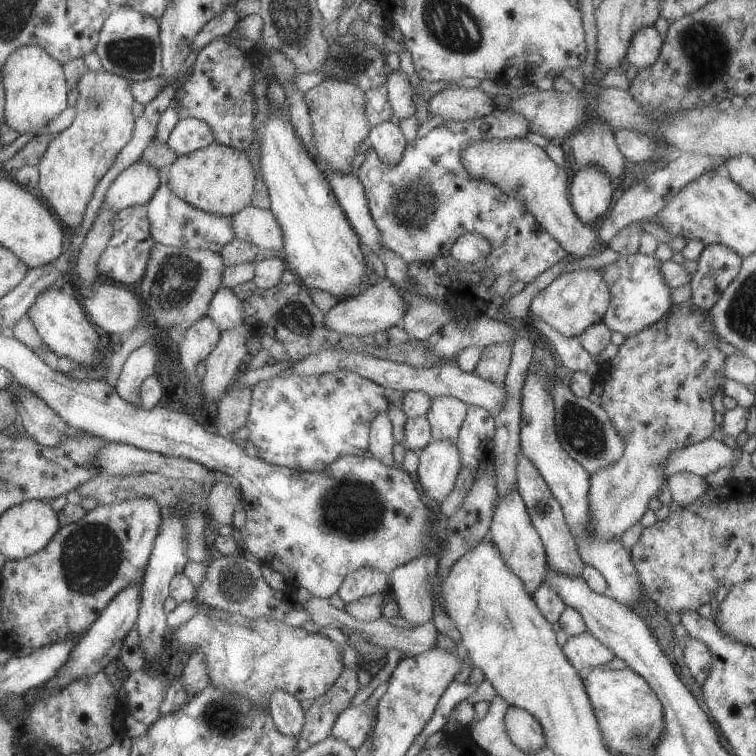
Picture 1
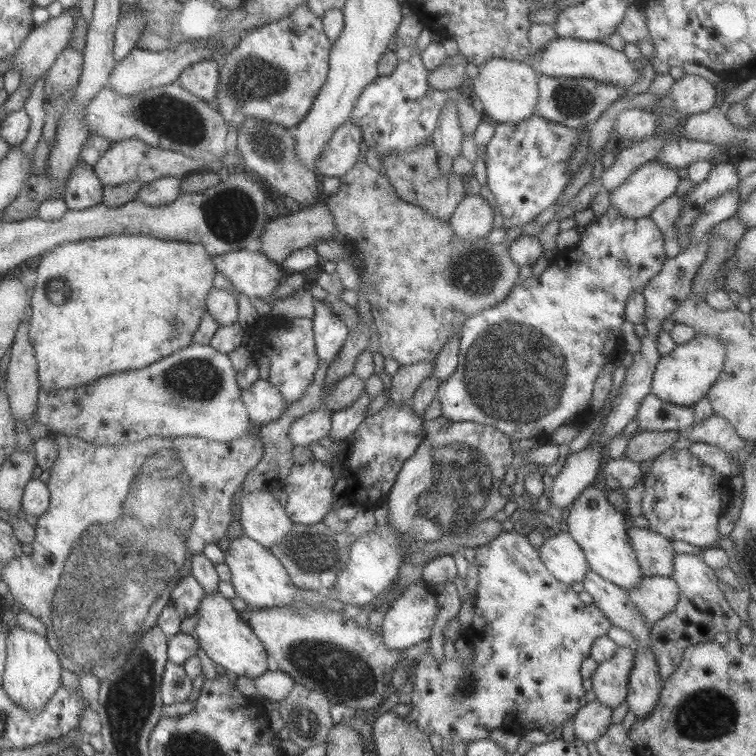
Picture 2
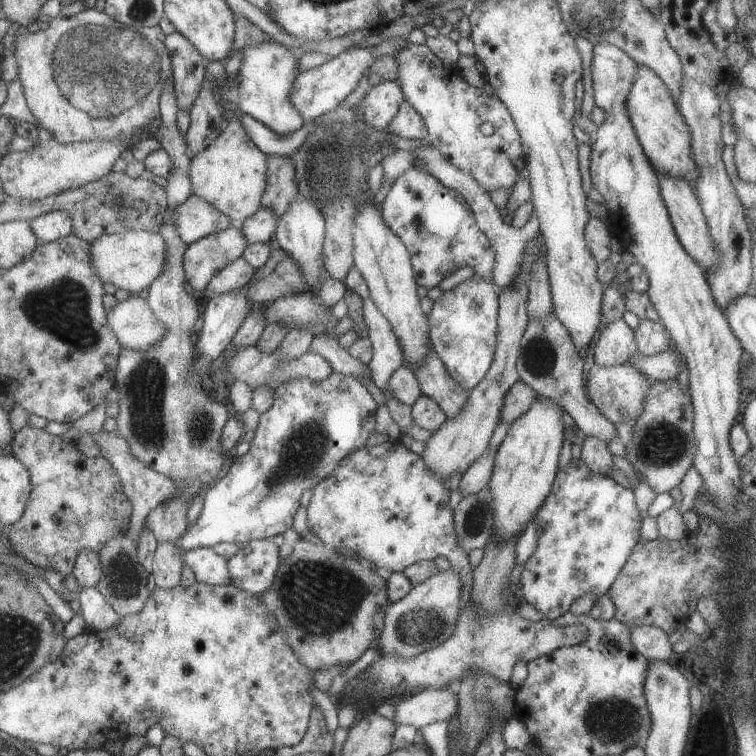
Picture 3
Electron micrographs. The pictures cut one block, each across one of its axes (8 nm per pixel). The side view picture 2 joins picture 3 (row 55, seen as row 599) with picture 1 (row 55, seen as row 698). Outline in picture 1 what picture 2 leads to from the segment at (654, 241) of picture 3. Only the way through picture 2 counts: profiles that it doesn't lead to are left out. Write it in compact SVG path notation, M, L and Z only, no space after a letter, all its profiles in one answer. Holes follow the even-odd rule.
M654 25L638 29L630 42L627 57L637 70L647 69L657 62L661 46L665 41Z

